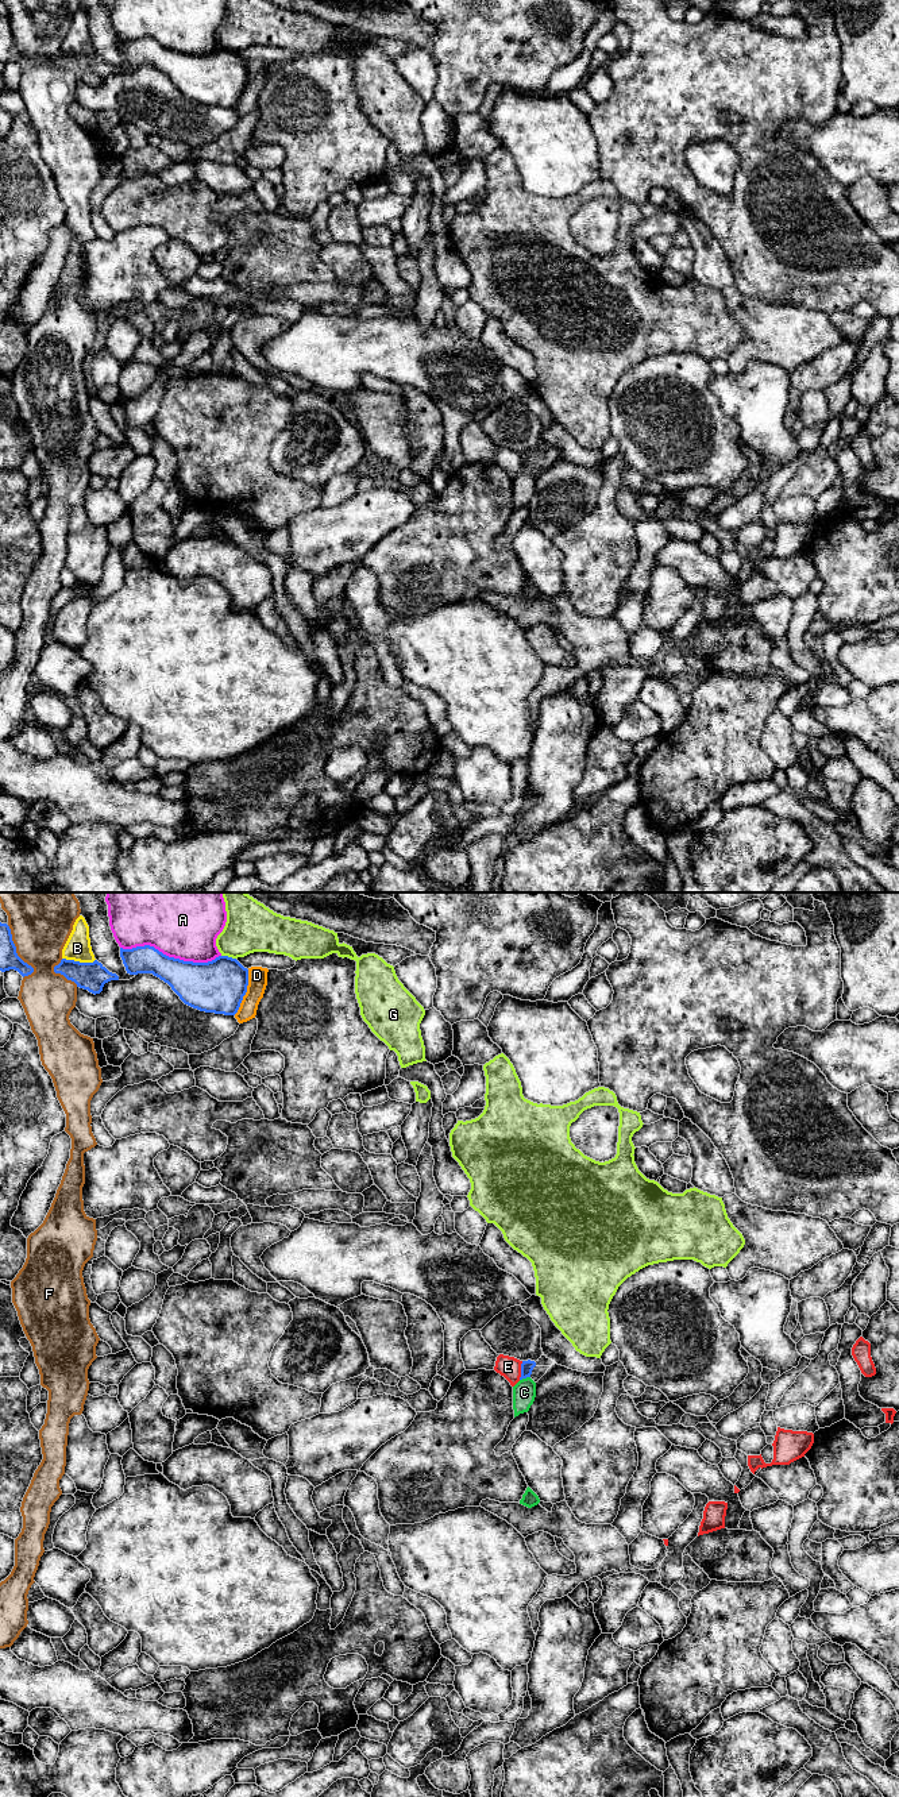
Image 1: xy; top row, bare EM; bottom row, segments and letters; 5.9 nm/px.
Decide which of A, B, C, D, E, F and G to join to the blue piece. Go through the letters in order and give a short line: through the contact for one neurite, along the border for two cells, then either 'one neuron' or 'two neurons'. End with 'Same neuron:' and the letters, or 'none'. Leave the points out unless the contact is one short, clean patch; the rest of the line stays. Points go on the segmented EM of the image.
A: two neurons
B: two neurons
C: line xy (527, 1366), (524, 1377), (524, 1392); one neuron
D: two neurons
E: two neurons
F: two neurons
G: two neurons
Same neuron: C

